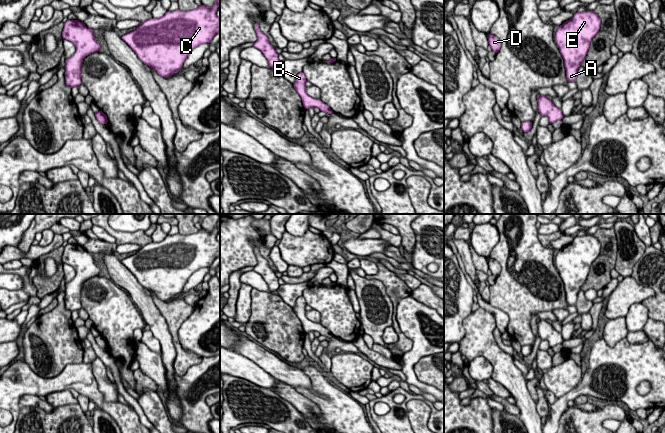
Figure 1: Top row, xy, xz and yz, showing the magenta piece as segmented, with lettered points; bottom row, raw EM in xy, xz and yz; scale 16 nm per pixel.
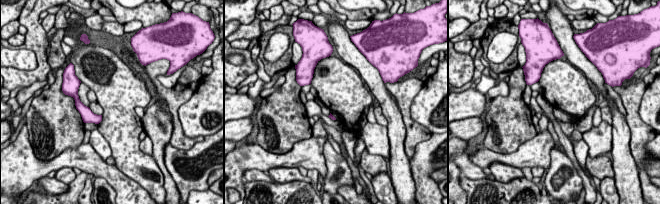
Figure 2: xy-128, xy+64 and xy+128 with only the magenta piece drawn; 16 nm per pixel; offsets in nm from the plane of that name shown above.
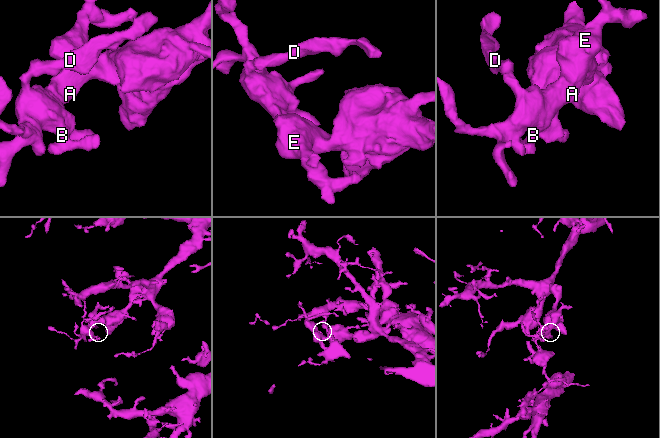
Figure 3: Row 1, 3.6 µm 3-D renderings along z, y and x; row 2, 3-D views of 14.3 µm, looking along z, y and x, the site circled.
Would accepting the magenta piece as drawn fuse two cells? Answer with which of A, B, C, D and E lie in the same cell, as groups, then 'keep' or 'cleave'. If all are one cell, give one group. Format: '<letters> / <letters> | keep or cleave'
A B C D E | keep

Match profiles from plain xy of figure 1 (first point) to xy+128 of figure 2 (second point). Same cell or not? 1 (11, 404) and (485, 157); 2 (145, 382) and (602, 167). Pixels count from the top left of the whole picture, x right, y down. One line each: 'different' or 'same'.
1: same
2: same

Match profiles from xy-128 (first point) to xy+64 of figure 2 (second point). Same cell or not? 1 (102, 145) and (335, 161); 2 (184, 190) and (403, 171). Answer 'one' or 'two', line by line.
1: one
2: two

